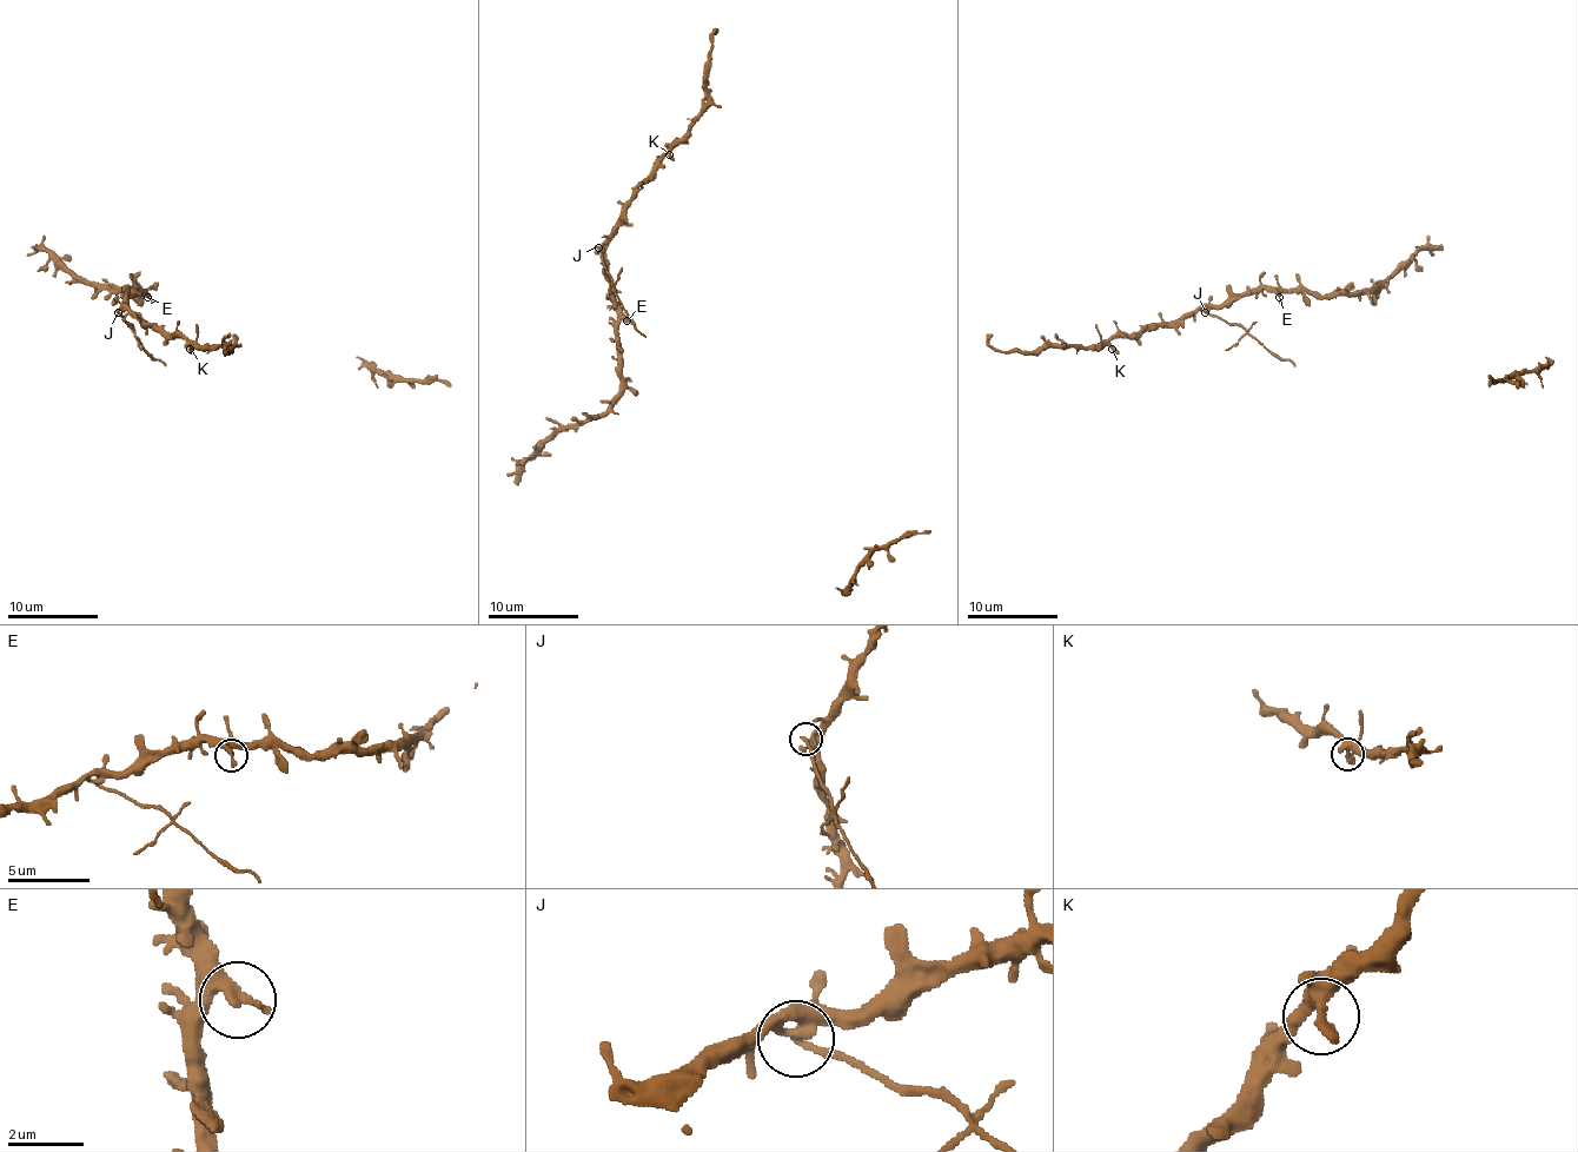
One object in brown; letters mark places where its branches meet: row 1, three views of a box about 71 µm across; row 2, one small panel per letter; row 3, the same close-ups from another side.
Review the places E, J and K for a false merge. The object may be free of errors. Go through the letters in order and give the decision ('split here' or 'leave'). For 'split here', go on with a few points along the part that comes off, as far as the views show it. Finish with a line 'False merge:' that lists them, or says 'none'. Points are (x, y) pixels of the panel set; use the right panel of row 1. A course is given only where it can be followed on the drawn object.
E: leave
J: split here | (1205, 312), (1242, 325), (1294, 366)
K: leave
False merge: J

